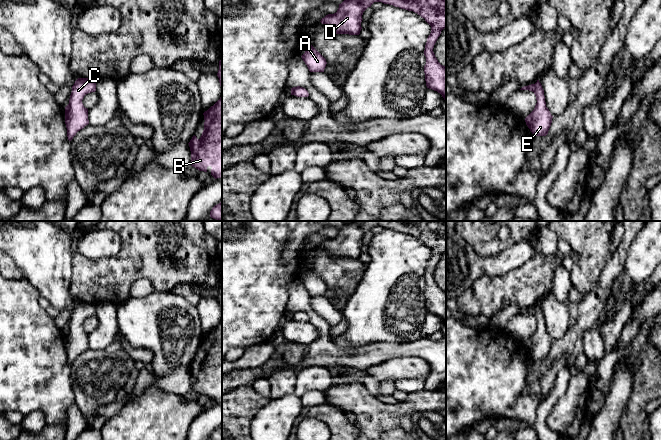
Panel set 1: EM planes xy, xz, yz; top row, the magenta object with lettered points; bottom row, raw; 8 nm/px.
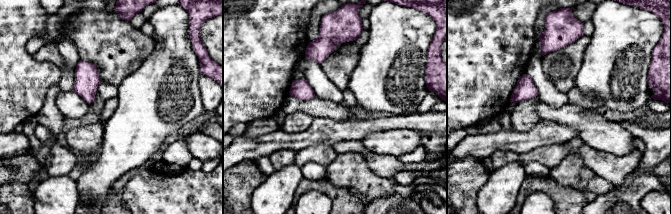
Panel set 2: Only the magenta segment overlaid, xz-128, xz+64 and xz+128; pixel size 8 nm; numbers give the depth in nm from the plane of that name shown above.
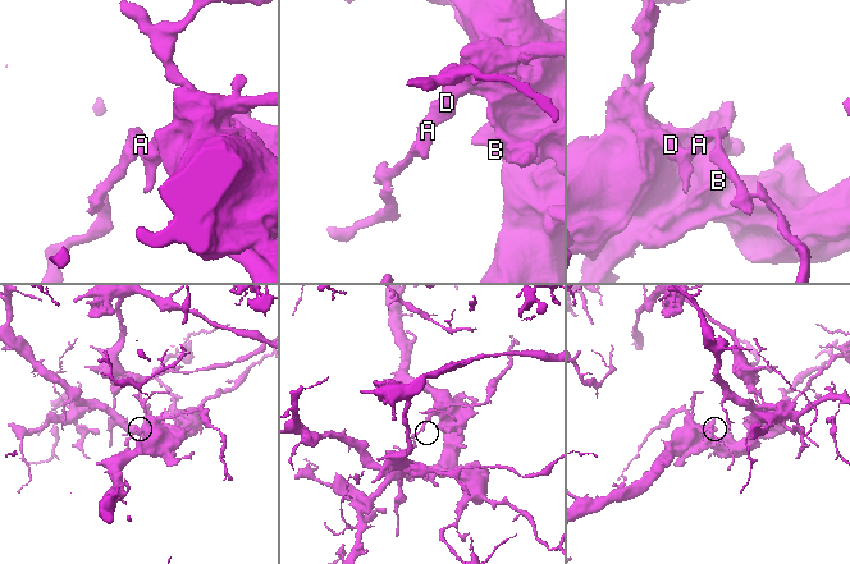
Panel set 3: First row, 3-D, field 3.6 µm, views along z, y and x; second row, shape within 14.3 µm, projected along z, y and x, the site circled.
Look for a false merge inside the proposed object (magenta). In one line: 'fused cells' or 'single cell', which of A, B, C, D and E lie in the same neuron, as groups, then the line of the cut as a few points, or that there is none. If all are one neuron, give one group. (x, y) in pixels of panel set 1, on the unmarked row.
single cell | A B C D E | no cut

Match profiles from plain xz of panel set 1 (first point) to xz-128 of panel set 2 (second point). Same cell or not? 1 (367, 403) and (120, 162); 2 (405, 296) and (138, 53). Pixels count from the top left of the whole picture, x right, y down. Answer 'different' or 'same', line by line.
1: different
2: different

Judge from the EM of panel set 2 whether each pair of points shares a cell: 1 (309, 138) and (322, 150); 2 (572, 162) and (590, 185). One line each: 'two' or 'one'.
1: two
2: one

